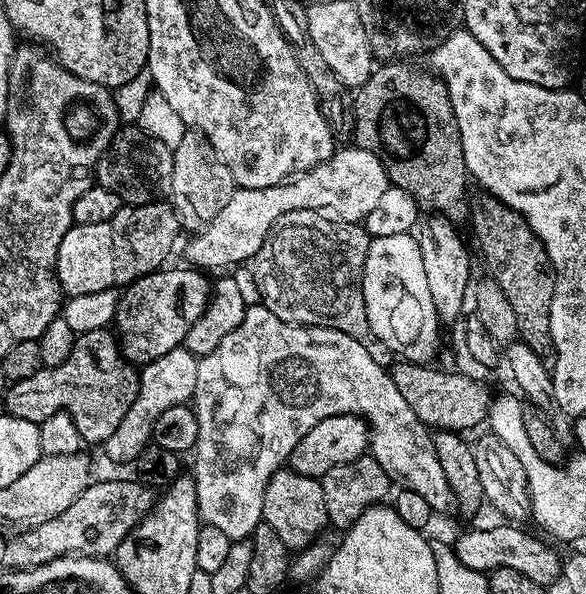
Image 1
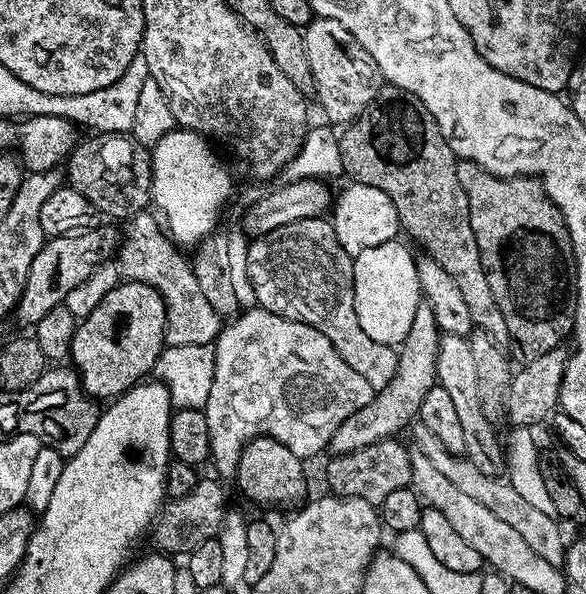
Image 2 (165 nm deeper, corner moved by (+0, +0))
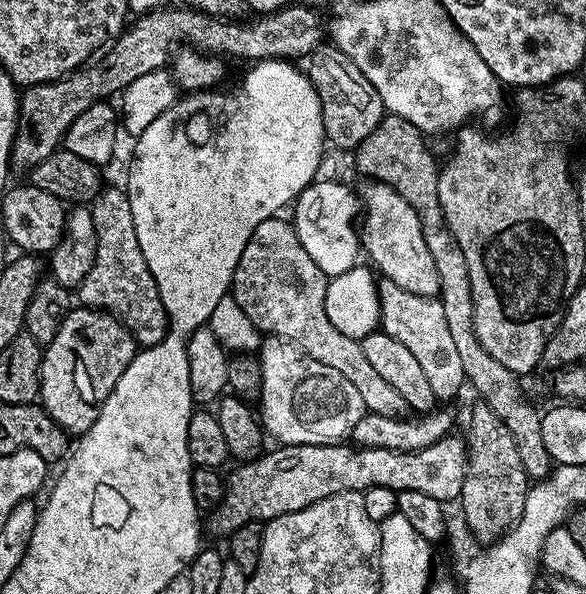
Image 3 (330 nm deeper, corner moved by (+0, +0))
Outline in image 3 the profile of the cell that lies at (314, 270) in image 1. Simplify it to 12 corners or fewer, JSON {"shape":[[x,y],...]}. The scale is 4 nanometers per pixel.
{"shape":[[293,225],[254,230],[230,295],[275,333],[350,378],[367,411],[402,394],[360,341],[334,330],[329,277]]}

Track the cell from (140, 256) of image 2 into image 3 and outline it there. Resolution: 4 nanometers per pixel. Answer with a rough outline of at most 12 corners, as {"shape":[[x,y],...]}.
{"shape":[[123,187],[91,201],[94,266],[79,303],[162,342],[168,315]]}

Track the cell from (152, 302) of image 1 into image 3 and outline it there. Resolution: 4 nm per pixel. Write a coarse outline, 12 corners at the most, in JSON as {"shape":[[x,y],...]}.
{"shape":[[73,307],[42,348],[38,400],[73,437],[94,426],[138,345]]}

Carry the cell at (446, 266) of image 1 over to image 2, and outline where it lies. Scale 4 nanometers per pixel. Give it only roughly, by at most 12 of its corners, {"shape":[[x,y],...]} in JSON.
{"shape":[[421,302],[392,381],[332,432],[335,455],[393,439],[438,382],[440,327]]}

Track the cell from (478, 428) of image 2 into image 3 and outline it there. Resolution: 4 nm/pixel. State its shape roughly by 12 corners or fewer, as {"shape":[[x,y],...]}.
{"shape":[[379,281],[380,328],[422,365],[437,401],[465,387],[435,296]]}

